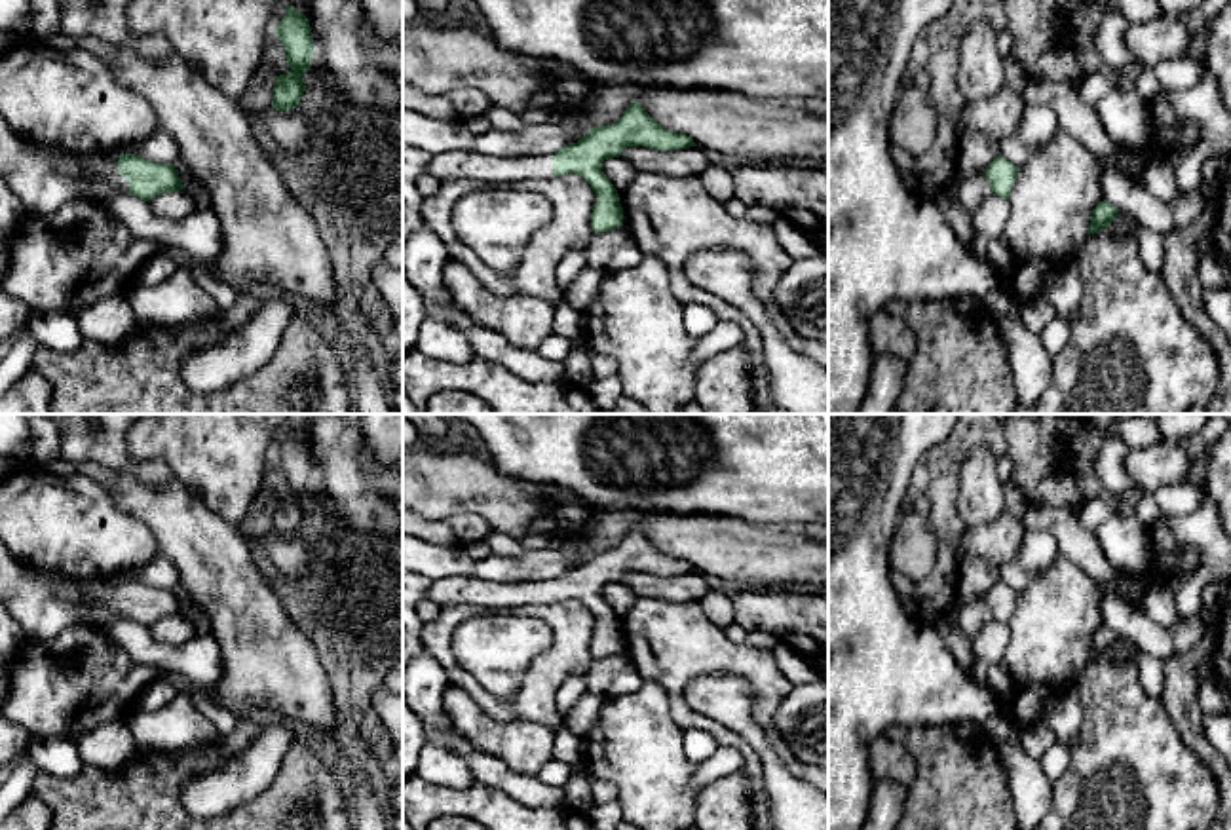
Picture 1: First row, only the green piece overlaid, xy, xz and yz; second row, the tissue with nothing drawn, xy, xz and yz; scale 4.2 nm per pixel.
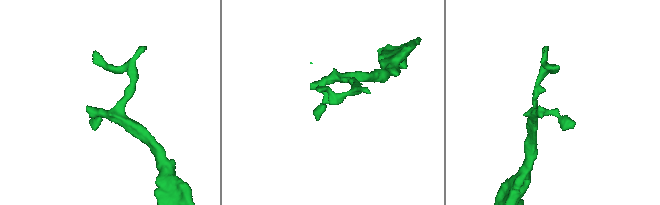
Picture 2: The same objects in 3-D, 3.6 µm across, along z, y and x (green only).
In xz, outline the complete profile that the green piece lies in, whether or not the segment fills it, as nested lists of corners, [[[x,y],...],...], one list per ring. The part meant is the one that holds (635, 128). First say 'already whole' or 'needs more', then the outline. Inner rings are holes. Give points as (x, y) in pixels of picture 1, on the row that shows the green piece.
needs more; [[[631,101],[623,116],[602,127],[593,127],[578,142],[547,156],[484,156],[473,150],[452,150],[431,156],[426,171],[441,182],[475,179],[492,186],[524,179],[551,179],[568,173],[583,177],[597,203],[591,213],[595,234],[623,226],[619,194],[602,171],[602,161],[619,158],[627,146],[680,150],[695,146],[686,133],[661,127],[640,104]]]

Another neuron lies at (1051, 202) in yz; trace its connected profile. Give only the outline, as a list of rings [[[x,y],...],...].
[[[1060,129],[1020,167],[1003,232],[988,241],[999,287],[1022,302],[1037,298],[1045,279],[1089,237],[1092,209],[1104,201],[1102,173],[1111,169],[1142,184],[1151,158],[1123,146],[1100,156]]]

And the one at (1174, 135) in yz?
[[[1161,91],[1149,99],[1155,123],[1151,142],[1153,158],[1166,158],[1176,163],[1182,156],[1193,150],[1201,141],[1201,123],[1191,118],[1178,116],[1166,99],[1168,91]]]

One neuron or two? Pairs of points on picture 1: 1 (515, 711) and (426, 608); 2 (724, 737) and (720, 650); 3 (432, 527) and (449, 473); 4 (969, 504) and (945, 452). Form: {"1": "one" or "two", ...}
{"1": "two", "2": "one", "3": "two", "4": "two"}

